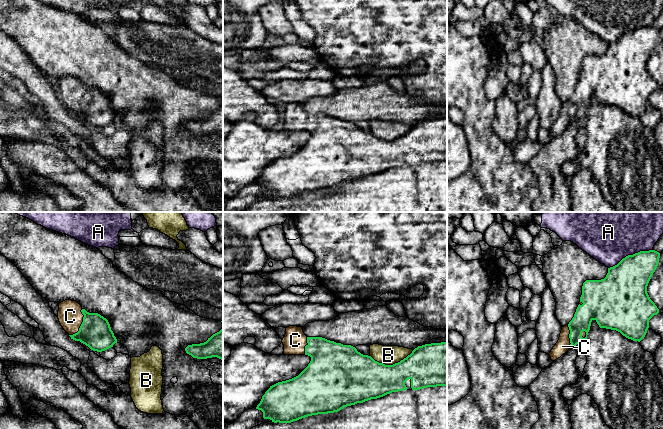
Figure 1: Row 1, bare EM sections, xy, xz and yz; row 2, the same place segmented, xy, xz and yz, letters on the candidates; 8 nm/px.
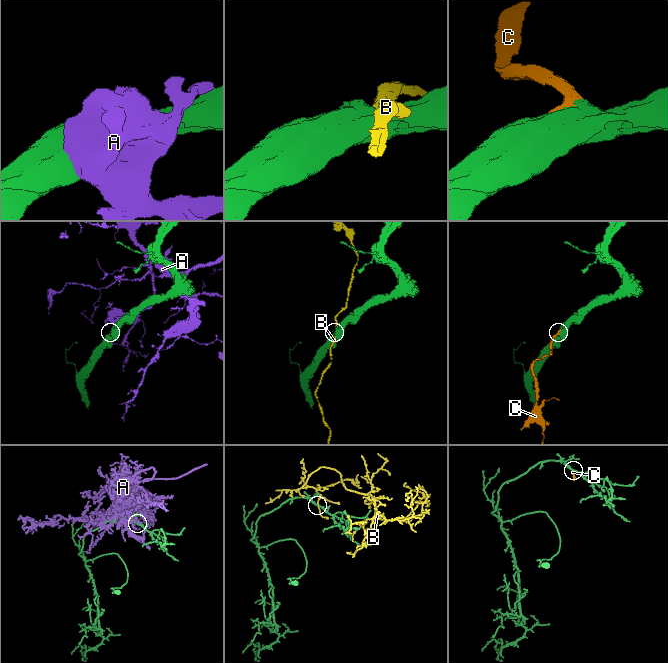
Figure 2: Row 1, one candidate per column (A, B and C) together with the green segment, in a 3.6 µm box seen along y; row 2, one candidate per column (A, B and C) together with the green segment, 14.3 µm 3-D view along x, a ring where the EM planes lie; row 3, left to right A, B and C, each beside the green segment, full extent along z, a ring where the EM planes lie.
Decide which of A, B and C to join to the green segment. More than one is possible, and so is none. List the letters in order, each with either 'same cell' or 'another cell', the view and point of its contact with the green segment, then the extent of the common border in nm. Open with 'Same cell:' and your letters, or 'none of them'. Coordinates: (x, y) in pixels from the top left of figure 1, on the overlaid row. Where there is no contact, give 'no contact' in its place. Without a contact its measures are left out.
Same cell: C
A: another cell; contact yz (629, 255); length 380 nm
B: another cell; contact xz (391, 365); length 360 nm
C: same cell; contact xy (81, 324); length 240 nm

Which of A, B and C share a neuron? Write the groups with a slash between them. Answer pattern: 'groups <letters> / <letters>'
groups A / B / C

